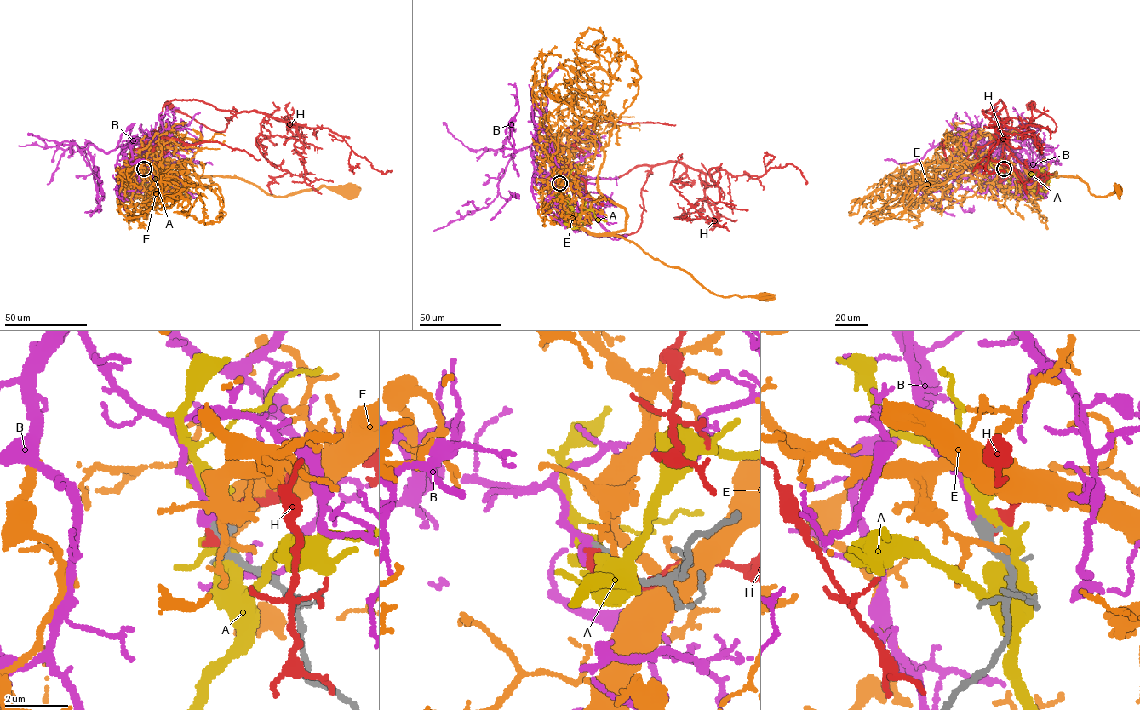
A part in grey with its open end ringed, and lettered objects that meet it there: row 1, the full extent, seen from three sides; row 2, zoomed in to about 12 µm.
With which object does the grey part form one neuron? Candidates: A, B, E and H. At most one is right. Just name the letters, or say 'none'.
B

